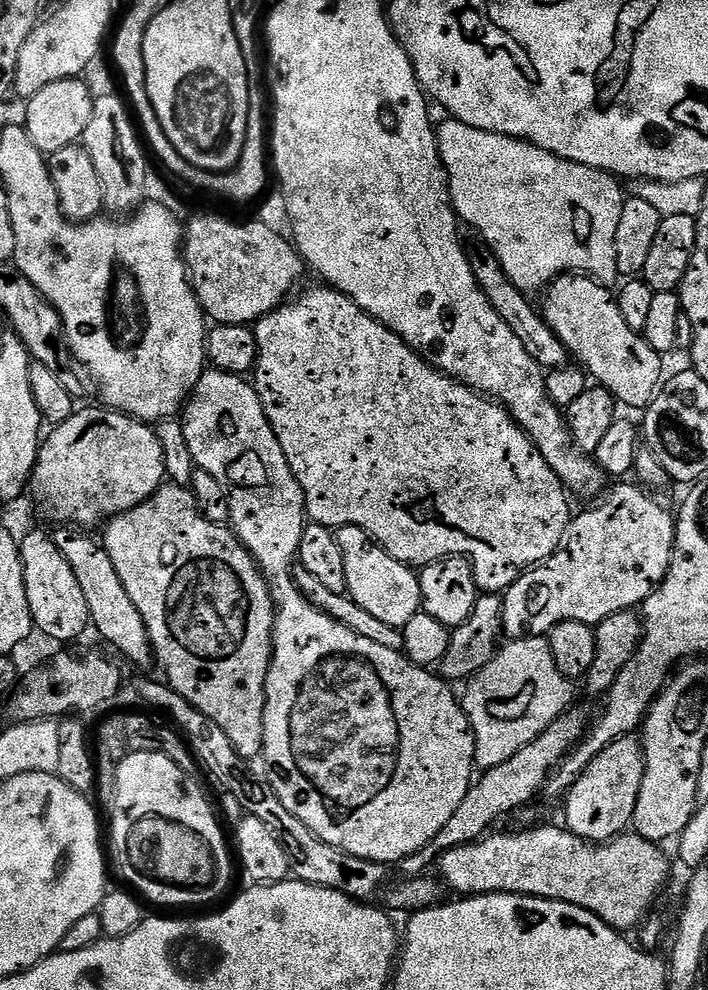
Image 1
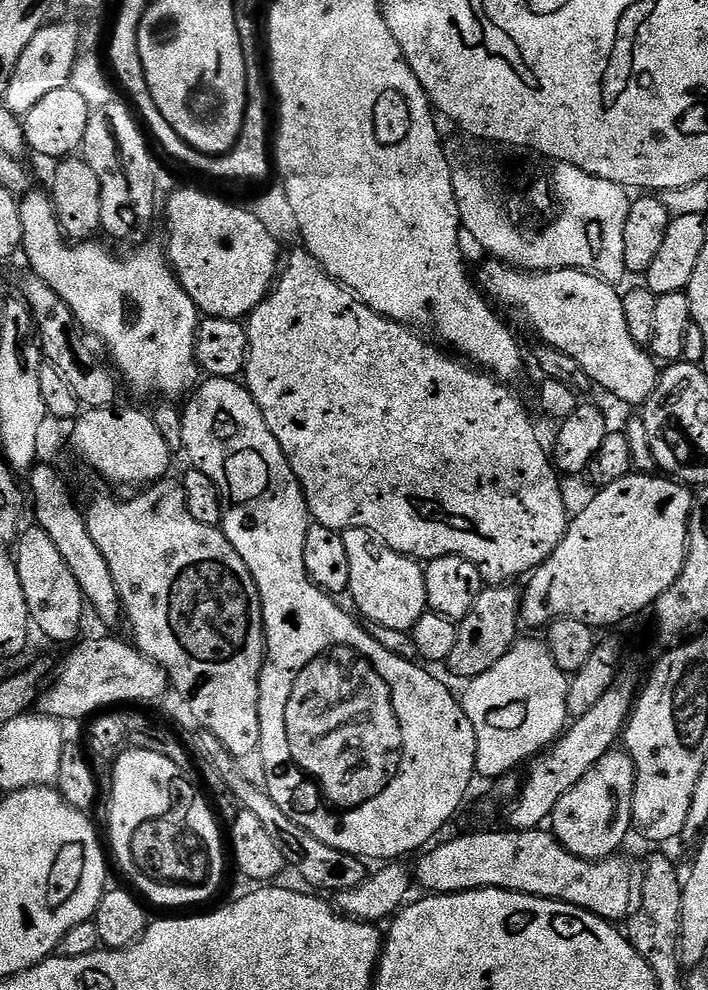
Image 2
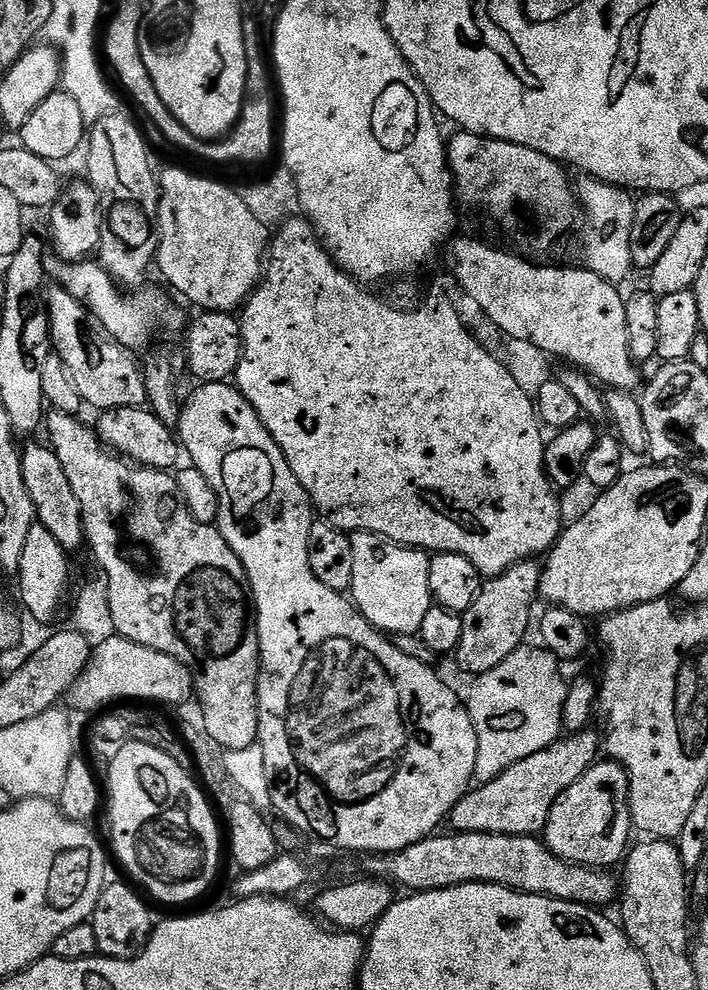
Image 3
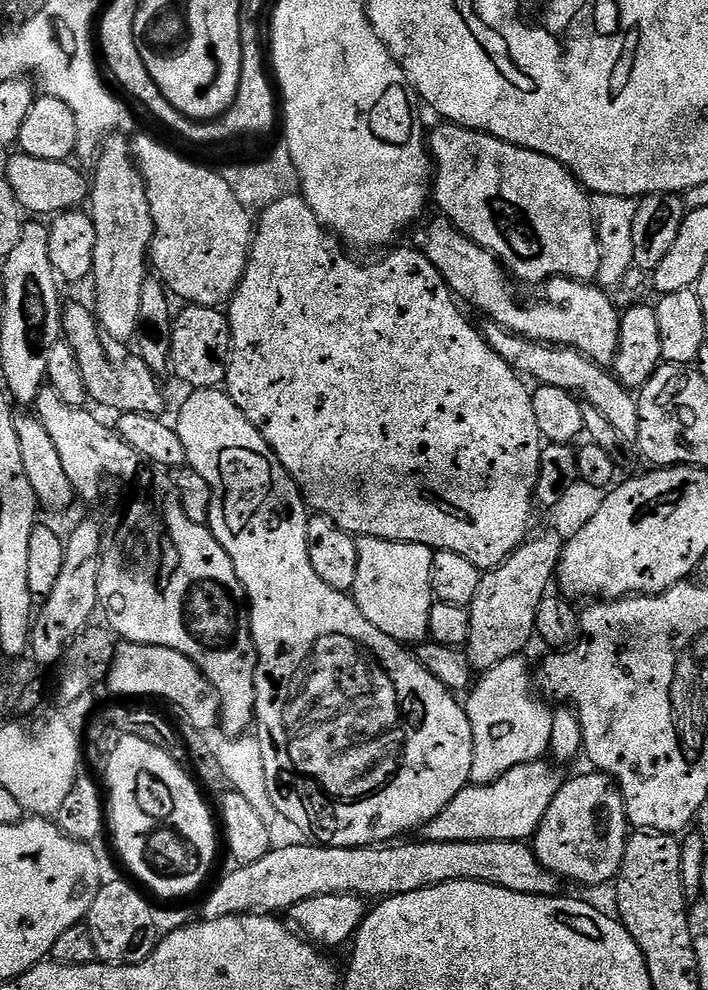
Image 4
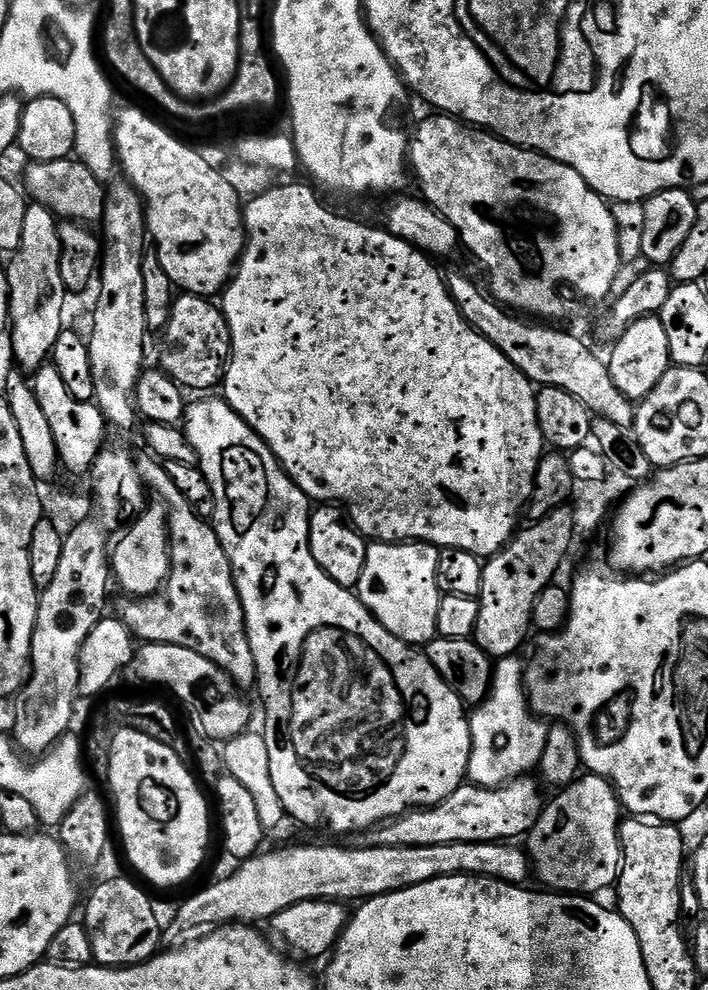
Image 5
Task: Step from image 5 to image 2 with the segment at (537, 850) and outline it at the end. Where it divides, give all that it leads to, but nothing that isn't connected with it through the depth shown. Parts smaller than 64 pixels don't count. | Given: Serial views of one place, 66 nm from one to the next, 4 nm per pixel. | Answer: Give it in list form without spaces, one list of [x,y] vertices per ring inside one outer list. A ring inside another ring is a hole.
[[[623,750],[608,752],[586,774],[582,774],[582,782],[574,786],[574,790],[566,790],[562,798],[558,798],[558,806],[554,806],[550,817],[550,828],[557,840],[567,852],[583,860],[606,860],[617,855],[627,838],[633,831],[632,803],[634,802],[634,786],[636,785],[636,767],[632,757]]]

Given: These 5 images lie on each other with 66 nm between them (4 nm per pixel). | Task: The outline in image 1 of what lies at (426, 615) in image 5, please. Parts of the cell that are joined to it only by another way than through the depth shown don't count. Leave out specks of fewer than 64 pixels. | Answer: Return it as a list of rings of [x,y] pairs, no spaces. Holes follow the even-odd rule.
[[[351,524],[335,529],[338,546],[342,546],[342,559],[346,562],[347,595],[362,610],[390,626],[403,629],[416,612],[421,611],[420,577],[407,564],[398,562],[385,548],[380,547],[368,533]]]

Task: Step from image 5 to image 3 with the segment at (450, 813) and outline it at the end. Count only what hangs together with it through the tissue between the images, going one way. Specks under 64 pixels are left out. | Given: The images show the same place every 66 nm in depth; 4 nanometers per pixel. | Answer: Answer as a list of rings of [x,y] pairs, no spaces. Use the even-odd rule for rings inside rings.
[[[585,730],[556,740],[550,746],[546,746],[546,750],[538,750],[538,754],[530,754],[530,758],[526,758],[522,762],[514,762],[514,766],[510,766],[498,778],[483,781],[479,786],[473,787],[454,806],[450,817],[451,831],[485,832],[499,836],[536,836],[543,833],[554,802],[558,802],[561,794],[570,790],[570,786],[574,786],[574,782],[578,782],[578,778],[582,778],[582,774],[586,774],[586,770],[597,763],[598,757],[601,755],[601,733],[592,731]]]

